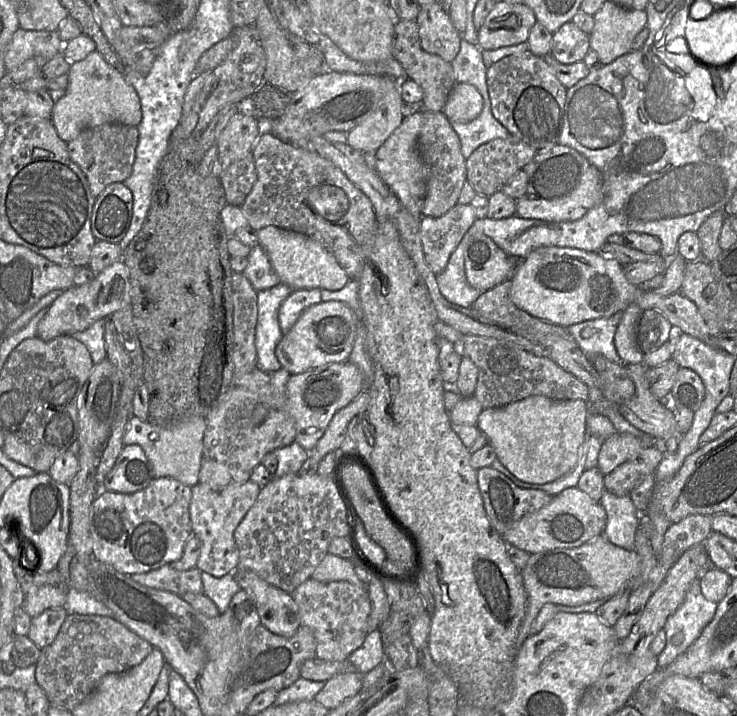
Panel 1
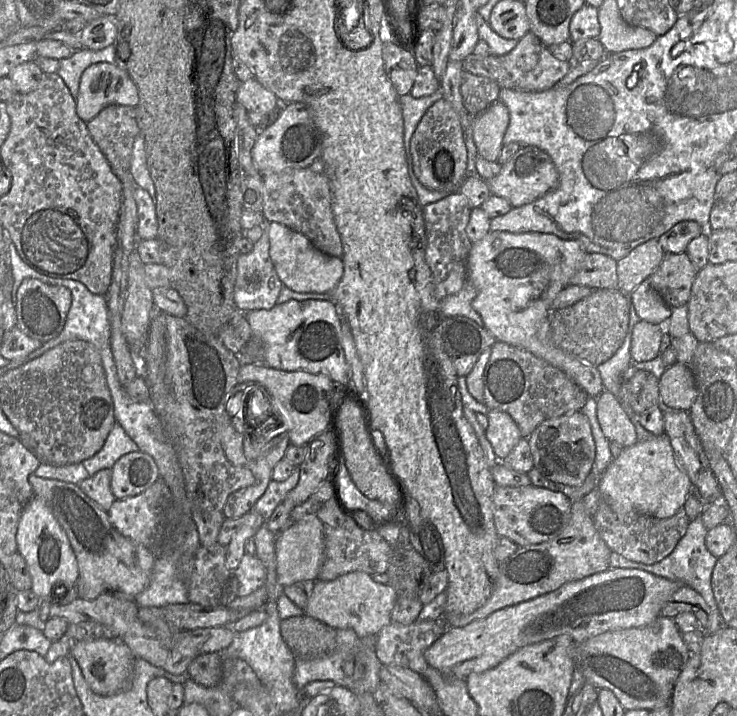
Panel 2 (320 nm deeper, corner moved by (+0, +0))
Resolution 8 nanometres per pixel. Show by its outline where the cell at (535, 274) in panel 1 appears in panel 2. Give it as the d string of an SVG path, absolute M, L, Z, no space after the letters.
M489 231L481 240L473 243L467 259L467 282L476 290L473 309L480 315L485 329L496 341L505 342L531 352L552 366L562 370L589 396L597 397L603 391L603 381L596 366L586 363L556 347L552 342L550 313L553 300L567 287L586 255L580 242L562 240L551 234L536 232L514 234Z

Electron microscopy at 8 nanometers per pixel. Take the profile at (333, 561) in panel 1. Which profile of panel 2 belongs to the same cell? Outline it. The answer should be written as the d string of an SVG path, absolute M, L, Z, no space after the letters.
M350 572L331 581L316 580L305 614L335 629L351 629L358 637L377 636L391 621L398 597L390 584L381 584L365 572Z

